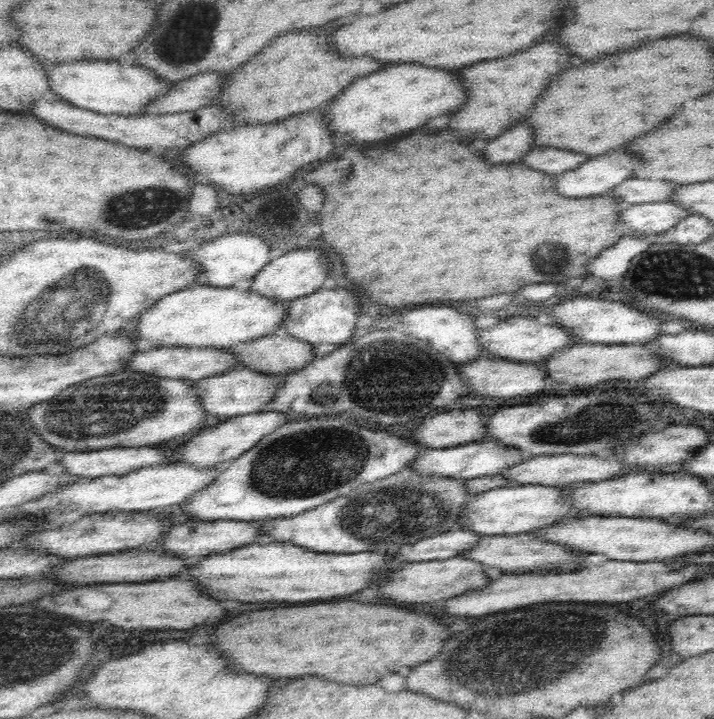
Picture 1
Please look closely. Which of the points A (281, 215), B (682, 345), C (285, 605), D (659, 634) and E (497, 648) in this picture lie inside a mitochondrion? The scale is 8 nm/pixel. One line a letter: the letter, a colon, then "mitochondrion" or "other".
A: other
B: other
C: other
D: other
E: mitochondrion

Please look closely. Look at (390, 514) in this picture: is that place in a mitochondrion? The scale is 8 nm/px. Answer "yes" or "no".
yes

